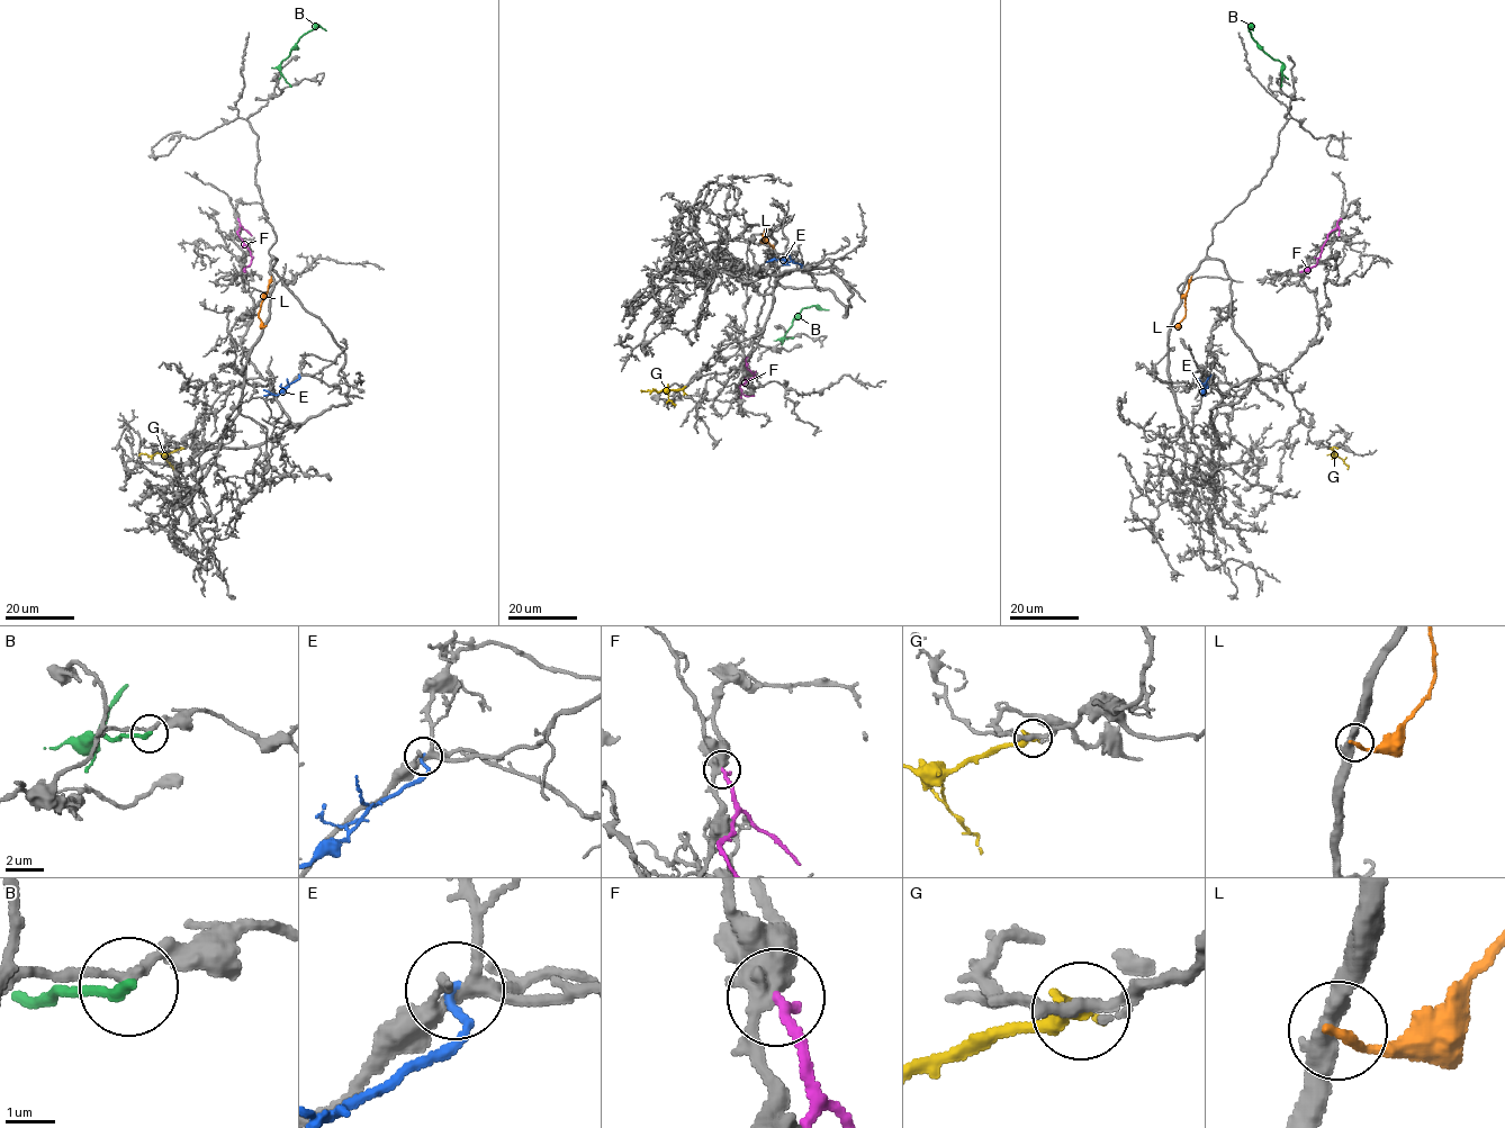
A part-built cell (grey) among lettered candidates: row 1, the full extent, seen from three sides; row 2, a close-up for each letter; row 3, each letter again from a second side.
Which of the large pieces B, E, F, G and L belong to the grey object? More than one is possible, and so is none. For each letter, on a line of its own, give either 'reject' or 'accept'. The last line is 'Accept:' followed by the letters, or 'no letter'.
B: reject
E: reject
F: reject
G: reject
L: reject
Accept: no letter

